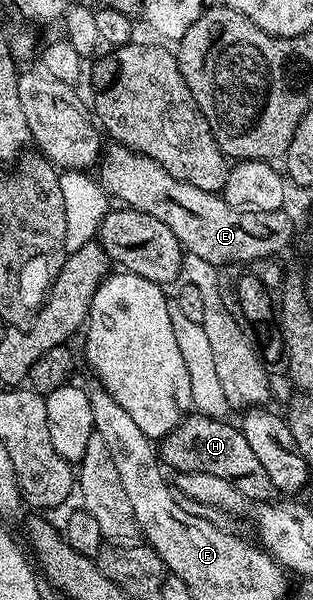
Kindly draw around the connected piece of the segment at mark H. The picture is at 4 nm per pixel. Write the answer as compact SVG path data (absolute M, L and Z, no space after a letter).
M198 412L184 415L178 425L160 441L160 461L167 468L173 468L172 471L176 473L208 472L223 480L229 480L242 499L245 497L255 500L254 502L270 501L276 493L272 480L258 463L242 429L229 423L230 421L207 417Z

